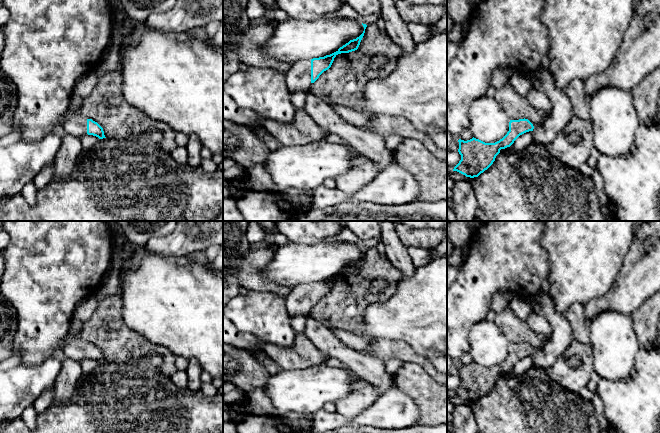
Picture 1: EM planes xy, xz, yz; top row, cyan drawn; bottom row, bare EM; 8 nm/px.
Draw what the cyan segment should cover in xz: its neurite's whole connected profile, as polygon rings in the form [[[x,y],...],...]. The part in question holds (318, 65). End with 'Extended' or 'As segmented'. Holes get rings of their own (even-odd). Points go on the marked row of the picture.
[[[363,24],[364,31],[356,39],[350,40],[348,43],[340,47],[336,52],[324,57],[313,58],[311,60],[302,60],[294,63],[285,73],[286,86],[290,93],[298,91],[307,91],[311,85],[319,78],[319,76],[328,70],[334,58],[341,53],[349,53],[358,49],[360,42],[364,36],[366,24]]]. Extended

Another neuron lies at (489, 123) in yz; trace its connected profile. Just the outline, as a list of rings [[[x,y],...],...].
[[[485,94],[470,103],[469,120],[473,137],[485,143],[495,143],[509,131],[510,118],[494,97]]]

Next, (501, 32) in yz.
[[[481,0],[472,9],[469,27],[464,38],[458,42],[454,59],[447,65],[447,129],[459,140],[461,133],[470,127],[470,103],[484,95],[491,87],[493,72],[506,65],[530,78],[541,70],[542,58],[548,54],[548,34],[540,16],[545,0]]]

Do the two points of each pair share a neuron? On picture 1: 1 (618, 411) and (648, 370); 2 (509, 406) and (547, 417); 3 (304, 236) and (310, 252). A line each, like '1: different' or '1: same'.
1: same
2: same
3: different

